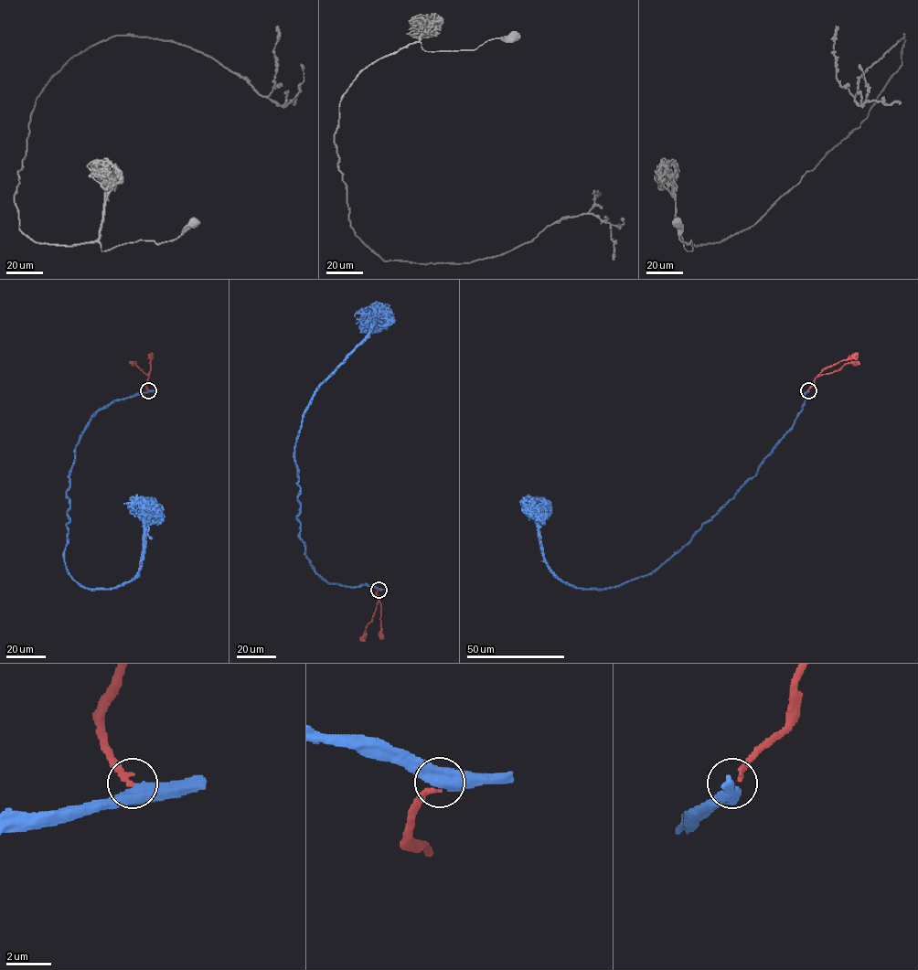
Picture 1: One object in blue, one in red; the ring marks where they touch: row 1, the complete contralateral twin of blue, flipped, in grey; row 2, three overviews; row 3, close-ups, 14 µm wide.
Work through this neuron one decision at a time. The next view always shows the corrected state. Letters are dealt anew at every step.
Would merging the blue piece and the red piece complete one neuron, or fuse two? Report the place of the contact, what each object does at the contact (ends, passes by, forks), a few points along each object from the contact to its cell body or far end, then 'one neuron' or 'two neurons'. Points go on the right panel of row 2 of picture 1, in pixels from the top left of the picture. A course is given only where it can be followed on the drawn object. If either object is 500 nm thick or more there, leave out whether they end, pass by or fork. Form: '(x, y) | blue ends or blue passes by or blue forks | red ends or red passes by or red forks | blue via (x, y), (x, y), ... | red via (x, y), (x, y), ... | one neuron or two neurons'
(808, 390) | blue via (807, 390), (757, 474), (648, 574), (603, 589), (562, 582), (544, 558), (539, 526), (549, 509), (538, 500) | red via (807, 390), (819, 376), (838, 370), (847, 364), (859, 362) | one neuron

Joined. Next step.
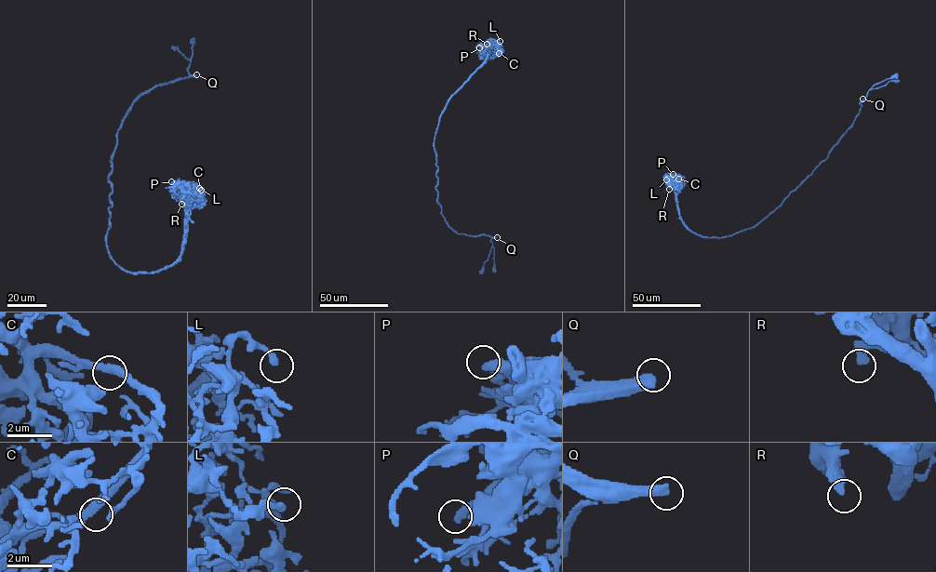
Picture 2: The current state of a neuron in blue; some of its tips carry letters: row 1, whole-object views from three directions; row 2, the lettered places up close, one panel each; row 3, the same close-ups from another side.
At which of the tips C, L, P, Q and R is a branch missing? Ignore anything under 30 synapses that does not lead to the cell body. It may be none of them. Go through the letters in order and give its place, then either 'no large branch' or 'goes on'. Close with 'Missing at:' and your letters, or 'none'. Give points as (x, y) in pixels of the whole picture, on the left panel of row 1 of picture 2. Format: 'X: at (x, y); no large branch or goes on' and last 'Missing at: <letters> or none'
C: at (199, 188); no large branch
L: at (201, 190); no large branch
P: at (171, 181); no large branch
Q: at (196, 74); goes on
R: at (181, 204); no large branch
Missing at: Q

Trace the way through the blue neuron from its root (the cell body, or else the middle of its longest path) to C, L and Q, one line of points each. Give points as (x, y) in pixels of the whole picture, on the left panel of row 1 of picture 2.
C: (110, 213), (106, 245), (114, 261), (131, 272), (157, 272), (180, 257), (182, 198), (199, 188)
L: (110, 213), (106, 245), (114, 261), (131, 272), (157, 272), (180, 257), (185, 239), (185, 205), (201, 190)
Q: (110, 213), (112, 183), (109, 176), (116, 133), (124, 117), (141, 95), (156, 86), (196, 74)

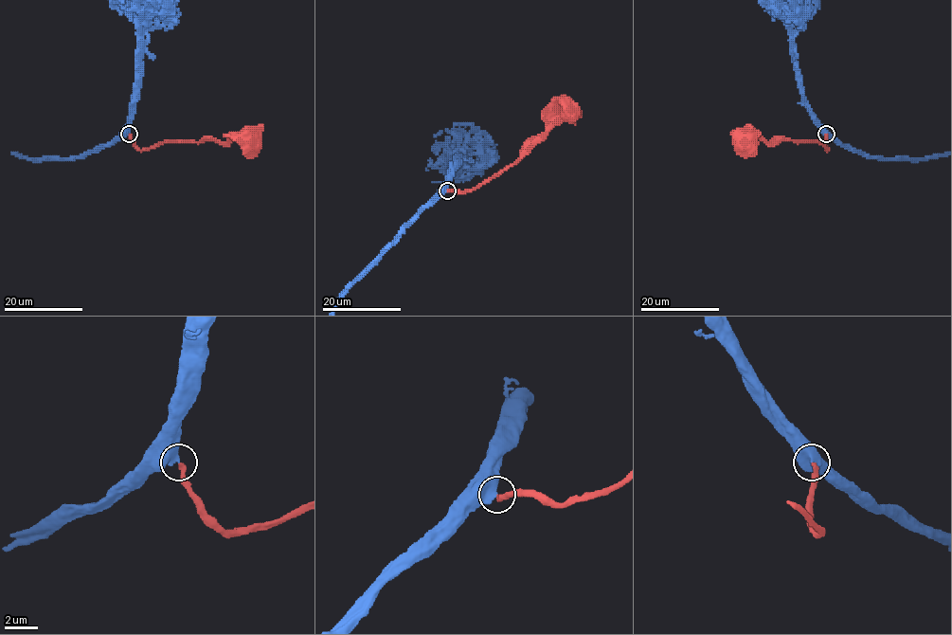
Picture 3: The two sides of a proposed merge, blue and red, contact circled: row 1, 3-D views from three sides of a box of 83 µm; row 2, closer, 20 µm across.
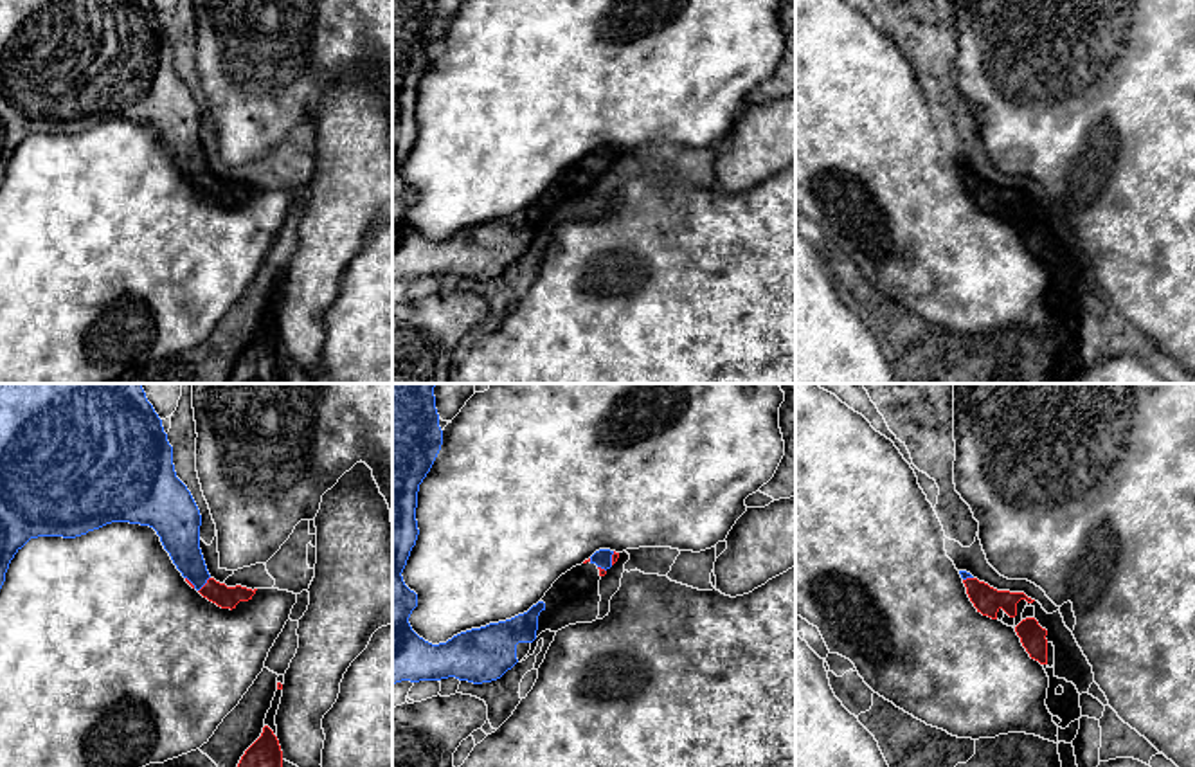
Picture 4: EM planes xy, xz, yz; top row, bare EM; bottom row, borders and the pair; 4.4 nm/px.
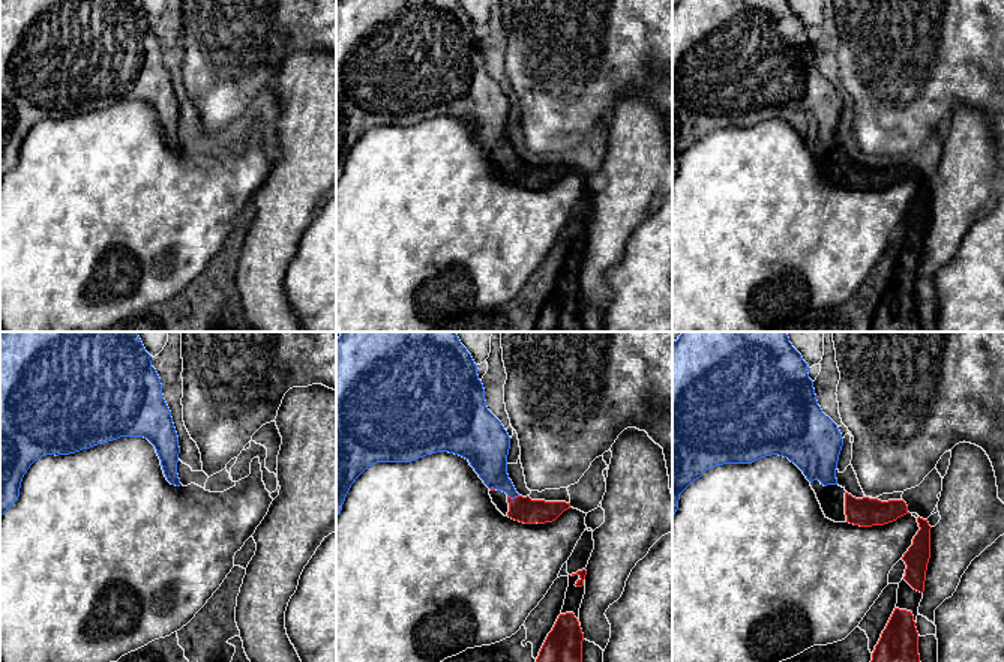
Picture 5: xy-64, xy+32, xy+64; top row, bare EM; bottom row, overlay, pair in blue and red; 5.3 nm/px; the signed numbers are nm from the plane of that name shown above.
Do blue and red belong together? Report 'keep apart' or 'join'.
join

